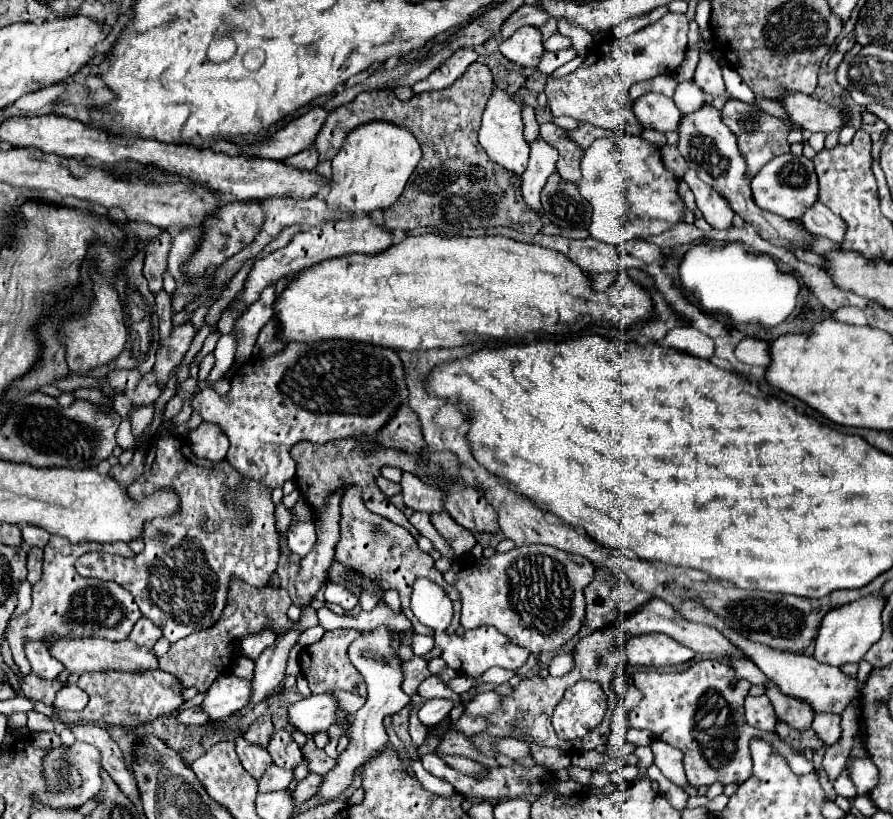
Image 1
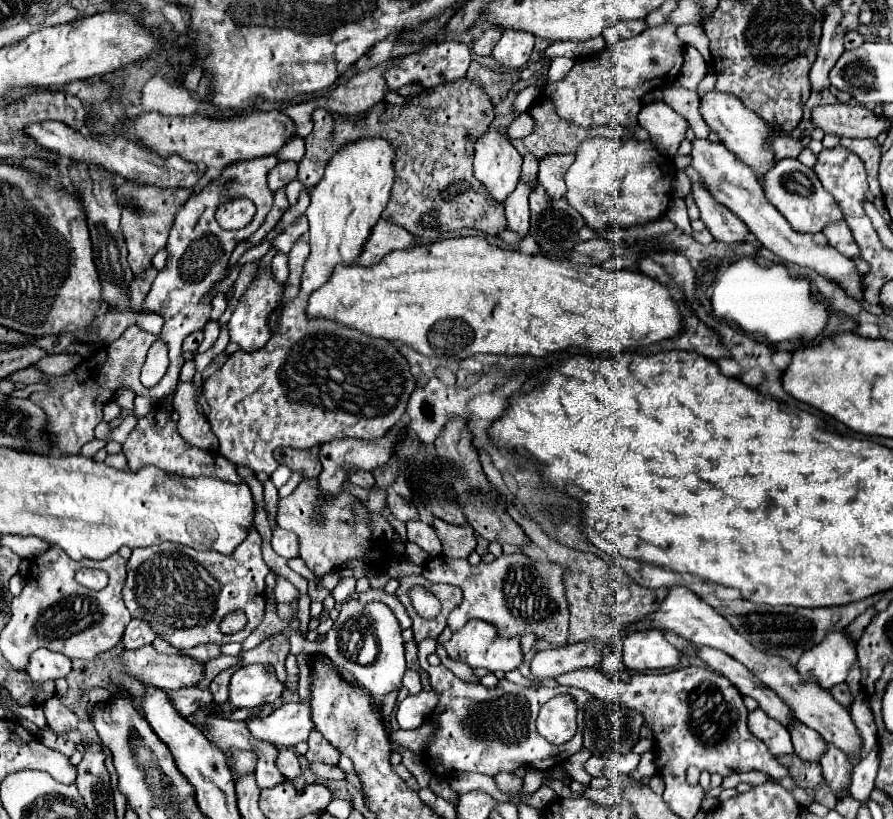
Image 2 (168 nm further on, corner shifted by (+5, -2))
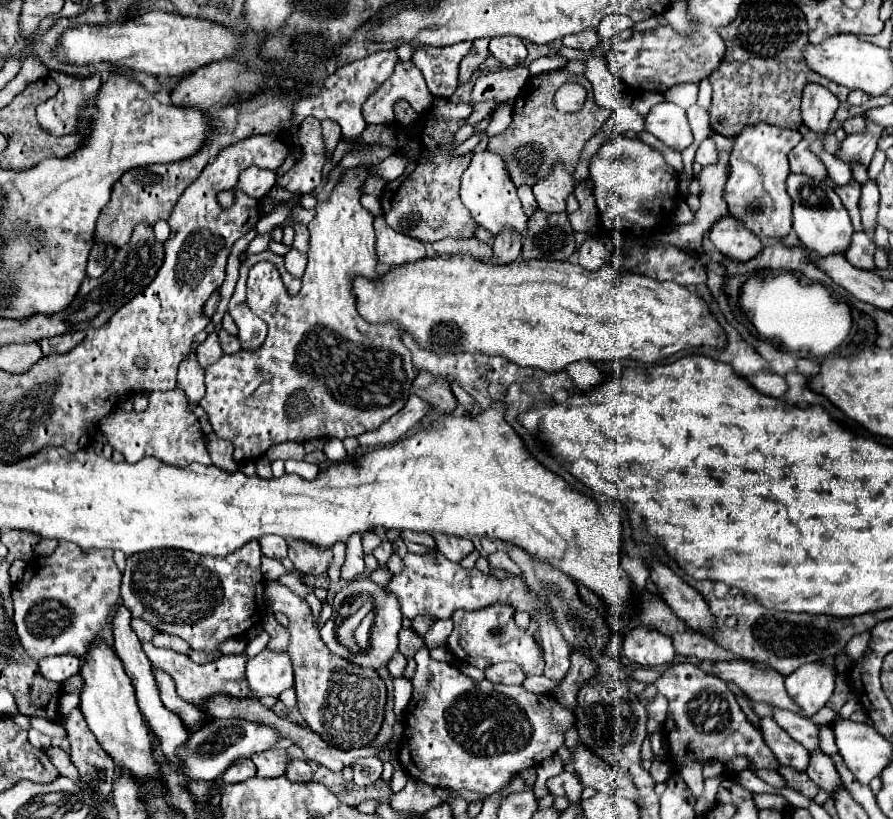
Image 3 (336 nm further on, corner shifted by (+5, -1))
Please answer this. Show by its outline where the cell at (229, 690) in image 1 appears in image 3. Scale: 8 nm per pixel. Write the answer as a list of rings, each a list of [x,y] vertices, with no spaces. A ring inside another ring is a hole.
[[[261,651],[247,661],[247,683],[253,697],[279,697],[281,691],[293,685],[293,669],[287,653]]]

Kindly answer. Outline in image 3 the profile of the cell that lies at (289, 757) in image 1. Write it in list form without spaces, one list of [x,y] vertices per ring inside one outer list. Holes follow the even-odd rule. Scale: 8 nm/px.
[[[291,759],[291,761],[287,763],[285,777],[287,777],[289,781],[301,781],[301,783],[305,783],[305,781],[311,781],[313,771],[311,771],[311,767],[309,767],[307,761],[303,761],[303,759]]]

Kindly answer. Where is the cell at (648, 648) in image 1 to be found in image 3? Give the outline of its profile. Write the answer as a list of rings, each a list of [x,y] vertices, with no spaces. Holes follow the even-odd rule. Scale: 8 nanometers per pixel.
[[[637,625],[627,633],[622,648],[629,661],[643,667],[663,667],[675,657],[671,637],[645,625]]]

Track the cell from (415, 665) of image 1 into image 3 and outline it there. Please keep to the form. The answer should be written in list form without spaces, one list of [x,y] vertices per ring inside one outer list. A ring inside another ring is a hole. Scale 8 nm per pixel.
[[[403,629],[403,631],[399,633],[399,651],[401,651],[407,659],[411,659],[423,645],[425,645],[423,639],[419,639],[411,629]]]

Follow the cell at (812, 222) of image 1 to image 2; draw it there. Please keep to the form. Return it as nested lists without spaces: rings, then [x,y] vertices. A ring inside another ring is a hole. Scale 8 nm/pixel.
[[[845,222],[829,224],[829,226],[823,230],[823,234],[827,236],[829,244],[831,244],[833,248],[837,248],[841,254],[845,254],[847,258],[859,256],[861,250],[859,250],[859,246],[857,246],[857,242],[855,242],[855,238],[853,238],[853,234],[851,234],[851,230],[849,230],[849,226],[847,226]]]

